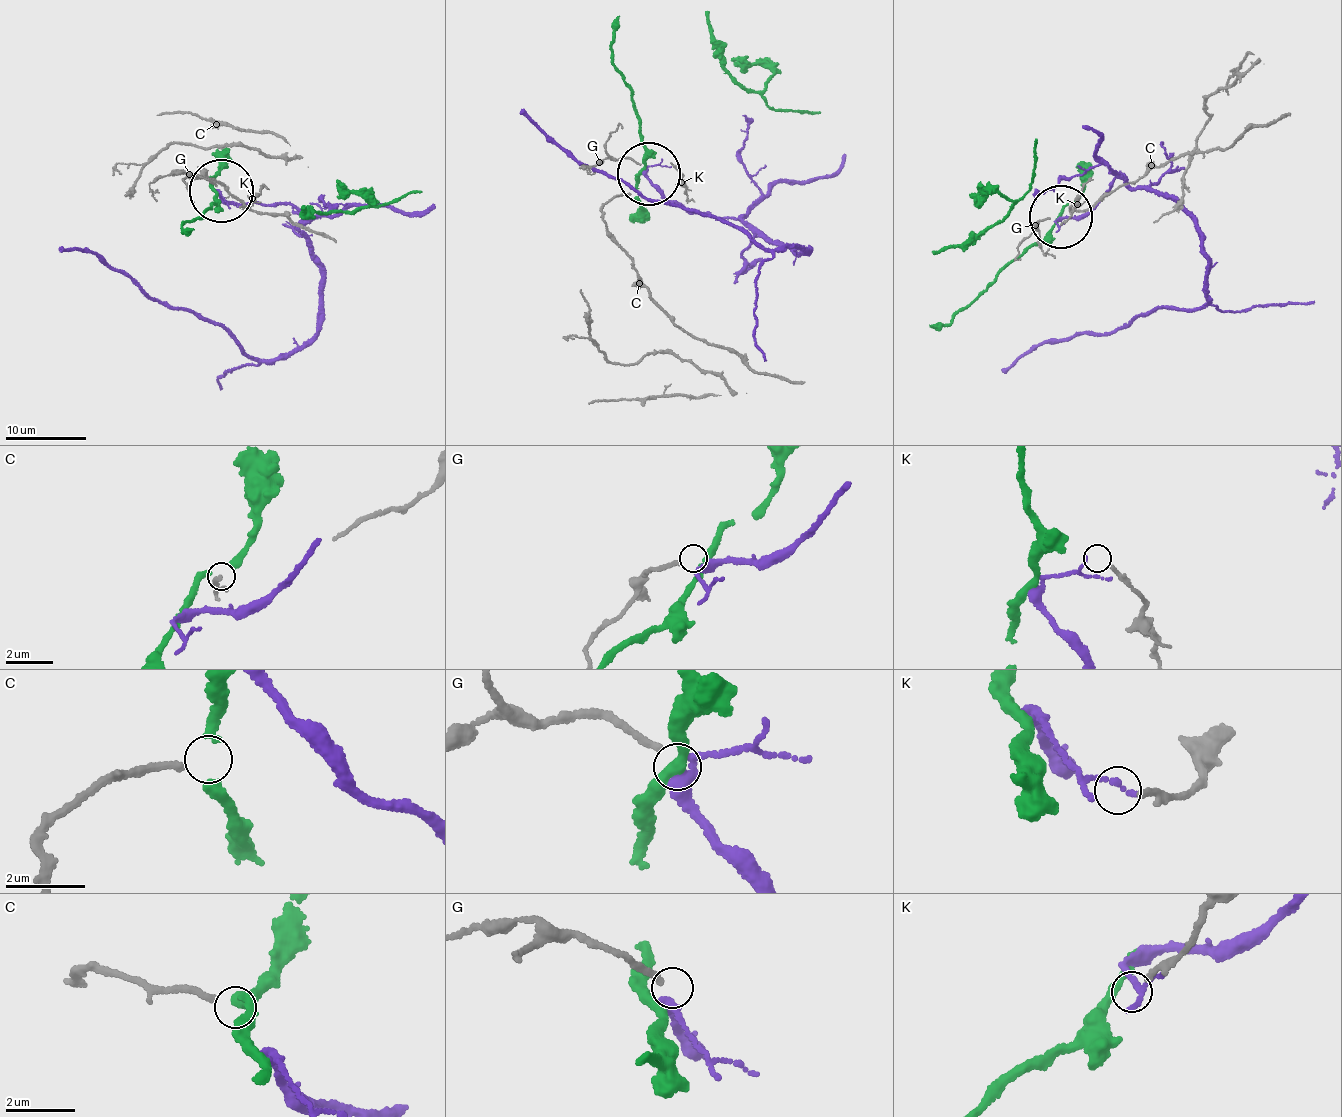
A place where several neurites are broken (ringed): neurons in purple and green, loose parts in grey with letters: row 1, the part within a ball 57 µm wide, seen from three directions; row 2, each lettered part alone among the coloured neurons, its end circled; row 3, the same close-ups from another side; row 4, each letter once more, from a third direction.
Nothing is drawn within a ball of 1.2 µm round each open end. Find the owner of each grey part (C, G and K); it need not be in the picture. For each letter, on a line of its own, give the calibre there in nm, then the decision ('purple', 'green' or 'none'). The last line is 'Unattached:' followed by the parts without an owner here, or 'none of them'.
C: 180 nm thick; none
G: 170 nm thick; purple
K: 160 nm thick; none
Unattached: C, K

